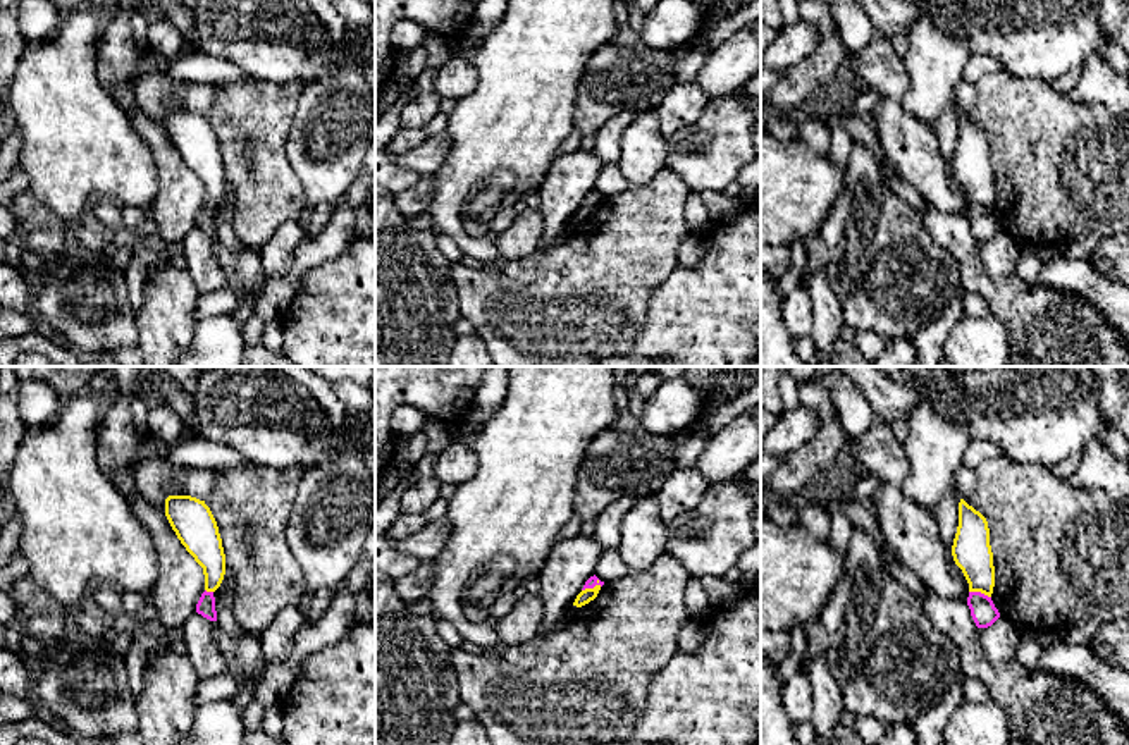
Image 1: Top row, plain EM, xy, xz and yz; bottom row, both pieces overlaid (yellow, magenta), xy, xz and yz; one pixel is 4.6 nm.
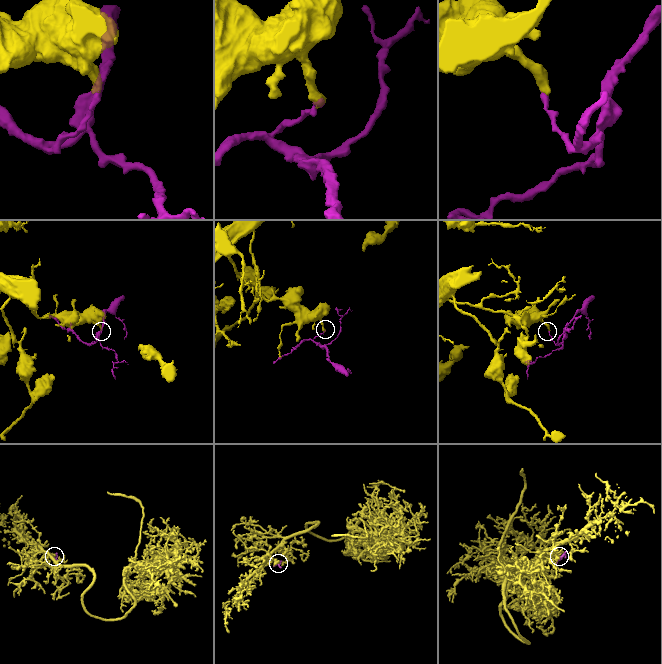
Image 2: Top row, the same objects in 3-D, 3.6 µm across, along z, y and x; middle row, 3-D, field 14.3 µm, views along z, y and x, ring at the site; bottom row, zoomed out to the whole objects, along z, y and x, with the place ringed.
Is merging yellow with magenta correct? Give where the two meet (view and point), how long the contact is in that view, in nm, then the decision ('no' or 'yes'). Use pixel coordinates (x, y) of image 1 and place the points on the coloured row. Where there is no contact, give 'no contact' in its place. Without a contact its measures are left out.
contact yz (980, 591); length 110 nm; no

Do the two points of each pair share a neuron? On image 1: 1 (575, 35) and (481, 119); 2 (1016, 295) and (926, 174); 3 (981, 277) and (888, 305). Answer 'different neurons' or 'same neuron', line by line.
1: same neuron
2: different neurons
3: different neurons

